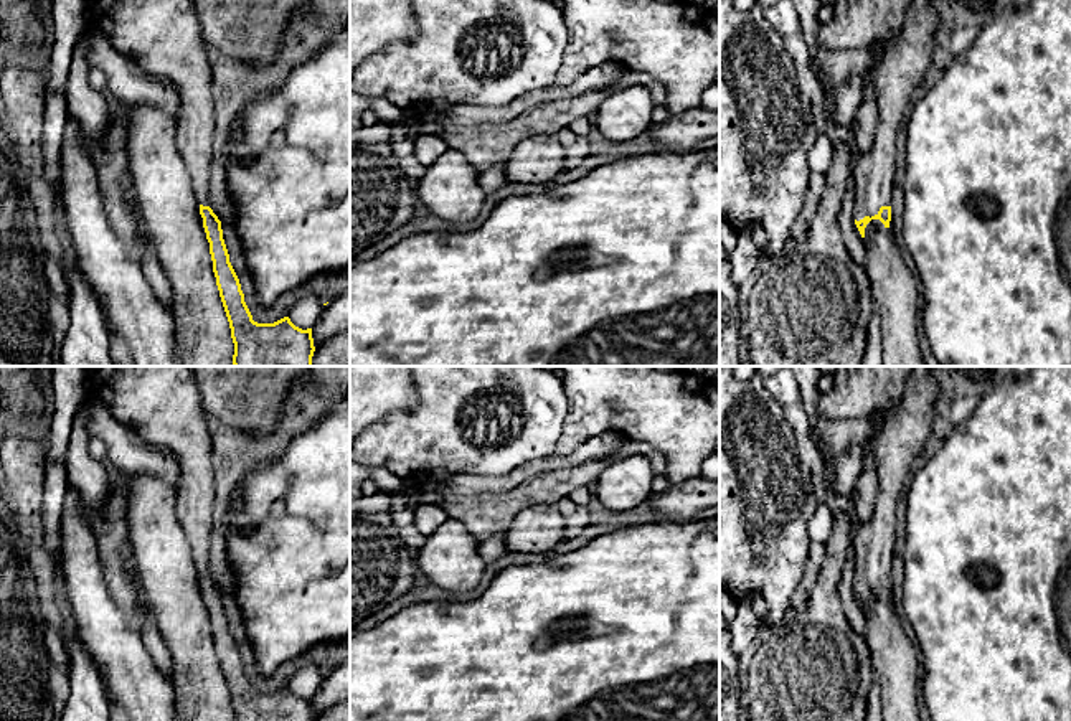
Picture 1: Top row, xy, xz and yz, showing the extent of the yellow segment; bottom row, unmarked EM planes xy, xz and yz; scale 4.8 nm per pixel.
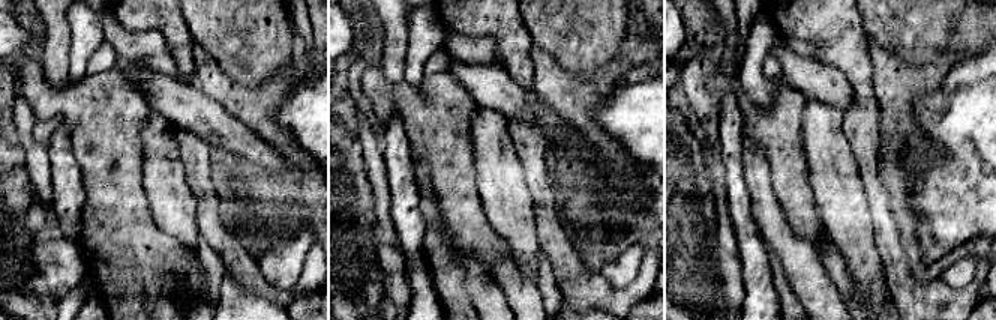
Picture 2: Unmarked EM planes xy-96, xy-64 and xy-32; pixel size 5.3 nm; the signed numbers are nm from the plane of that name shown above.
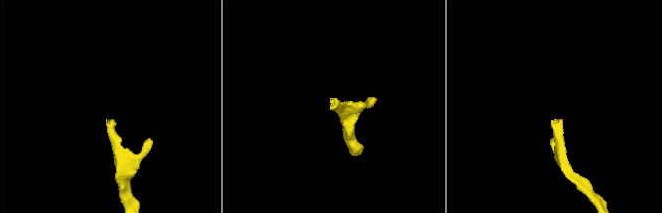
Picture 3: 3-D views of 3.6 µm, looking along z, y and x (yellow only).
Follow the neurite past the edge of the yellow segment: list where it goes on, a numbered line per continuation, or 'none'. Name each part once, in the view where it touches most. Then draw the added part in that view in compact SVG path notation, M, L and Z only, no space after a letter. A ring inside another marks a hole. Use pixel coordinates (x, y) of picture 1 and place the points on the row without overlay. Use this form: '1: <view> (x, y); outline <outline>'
1: yz (903, 429); outline M913 366L901 399L870 421L878 427L878 436L870 444L878 490L873 516L860 525L855 536L856 591L891 574L898 500L906 492L906 478L922 460L937 396L939 383L931 366Z

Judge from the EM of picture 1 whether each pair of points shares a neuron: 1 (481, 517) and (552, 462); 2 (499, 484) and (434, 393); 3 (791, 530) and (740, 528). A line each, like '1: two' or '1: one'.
1: two
2: two
3: one

